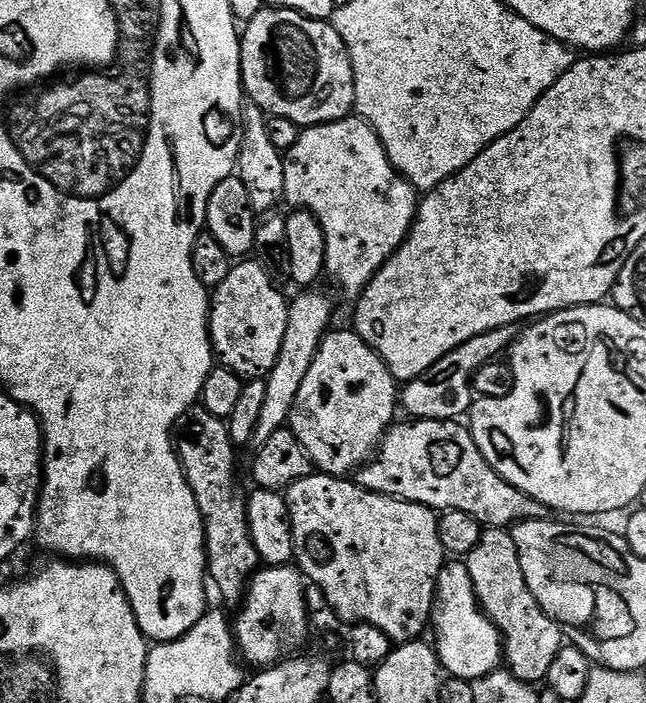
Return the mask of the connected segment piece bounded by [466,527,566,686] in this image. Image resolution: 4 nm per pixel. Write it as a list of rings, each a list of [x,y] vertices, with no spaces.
[[[485,527],[478,546],[466,557],[470,570],[470,582],[474,582],[474,594],[480,608],[492,619],[504,642],[506,668],[518,679],[533,686],[547,681],[550,666],[565,647],[566,636],[561,625],[545,614],[538,606],[538,598],[530,594],[526,586],[526,574],[522,574],[522,562],[518,546],[507,528]]]

